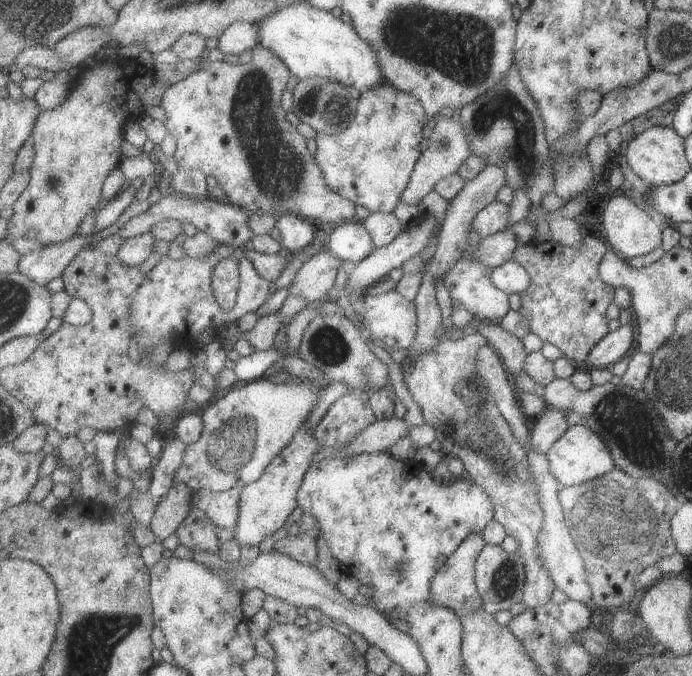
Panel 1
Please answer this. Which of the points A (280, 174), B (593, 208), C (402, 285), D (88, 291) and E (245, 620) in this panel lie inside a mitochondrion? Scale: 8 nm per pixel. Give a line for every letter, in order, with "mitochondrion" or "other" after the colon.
A: mitochondrion
B: other
C: other
D: other
E: other

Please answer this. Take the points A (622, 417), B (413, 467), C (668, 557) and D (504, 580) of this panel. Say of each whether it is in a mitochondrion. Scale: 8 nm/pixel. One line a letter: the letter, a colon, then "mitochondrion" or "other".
A: mitochondrion
B: other
C: other
D: mitochondrion

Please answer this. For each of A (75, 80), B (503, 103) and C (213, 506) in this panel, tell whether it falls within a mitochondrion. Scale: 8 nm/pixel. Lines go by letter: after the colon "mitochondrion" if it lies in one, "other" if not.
A: other
B: mitochondrion
C: other

